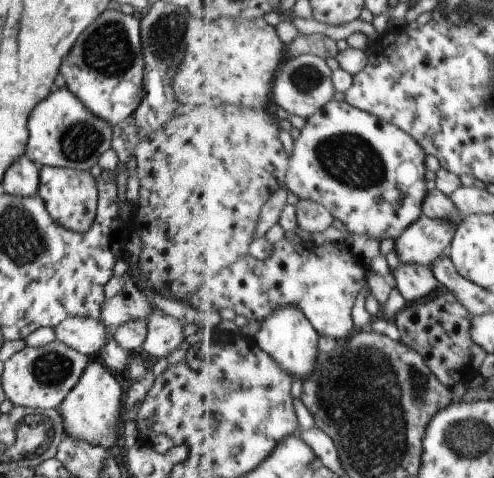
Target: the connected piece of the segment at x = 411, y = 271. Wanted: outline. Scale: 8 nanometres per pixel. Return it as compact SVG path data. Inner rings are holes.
M402 263L395 271L396 286L406 298L409 305L415 300L422 300L430 296L436 289L440 289L440 280L431 266Z

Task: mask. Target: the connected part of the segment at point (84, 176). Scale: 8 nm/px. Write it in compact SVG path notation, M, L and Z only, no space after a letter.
M43 166L39 174L38 195L50 216L70 231L86 232L97 215L98 186L90 171Z

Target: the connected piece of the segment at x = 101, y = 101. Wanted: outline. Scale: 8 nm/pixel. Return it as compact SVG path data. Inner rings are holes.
M108 9L76 40L60 66L68 90L98 118L110 126L126 120L140 106L143 96L144 59L140 22L128 10Z

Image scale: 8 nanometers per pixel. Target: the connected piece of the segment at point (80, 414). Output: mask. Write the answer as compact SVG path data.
M97 358L92 359L76 386L64 397L60 409L64 435L88 442L92 446L110 449L118 440L123 425L123 401L125 383L112 375Z

